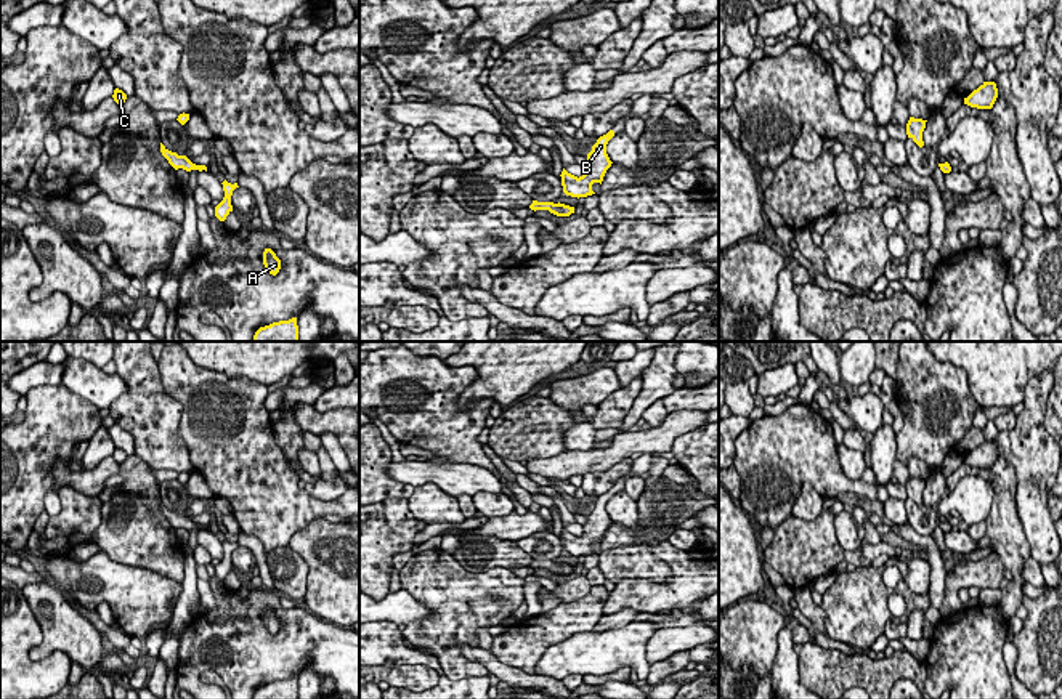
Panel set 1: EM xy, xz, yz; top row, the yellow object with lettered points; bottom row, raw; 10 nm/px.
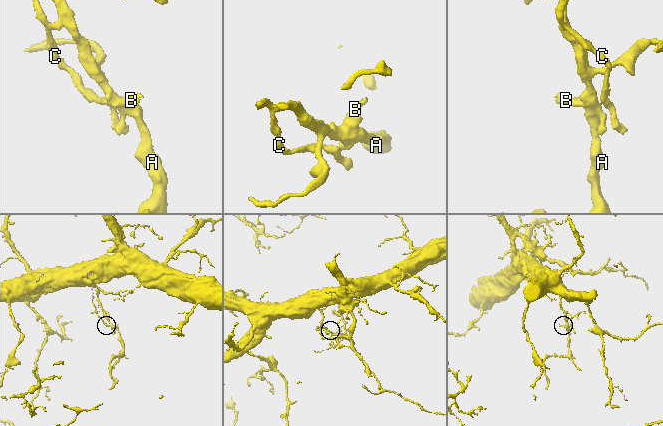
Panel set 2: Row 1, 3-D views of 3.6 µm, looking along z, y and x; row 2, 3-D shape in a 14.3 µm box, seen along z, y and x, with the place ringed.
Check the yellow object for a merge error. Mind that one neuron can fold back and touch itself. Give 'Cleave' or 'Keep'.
Cleave

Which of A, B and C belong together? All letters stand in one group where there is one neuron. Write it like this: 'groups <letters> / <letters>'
groups A B / C

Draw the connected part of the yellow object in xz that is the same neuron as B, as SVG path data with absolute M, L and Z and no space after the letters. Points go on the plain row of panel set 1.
M610 489L606 494L600 495L592 505L592 510L587 513L587 521L582 524L584 534L574 535L565 527L561 531L561 545L563 552L571 556L587 556L595 553L592 550L594 542L603 540L606 529L611 526L611 519L606 513L606 503L614 495L614 491Z

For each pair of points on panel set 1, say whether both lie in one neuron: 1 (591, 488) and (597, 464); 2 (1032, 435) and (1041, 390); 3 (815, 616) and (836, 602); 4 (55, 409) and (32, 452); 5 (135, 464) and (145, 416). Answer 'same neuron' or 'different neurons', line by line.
1: different neurons
2: same neuron
3: different neurons
4: same neuron
5: different neurons

